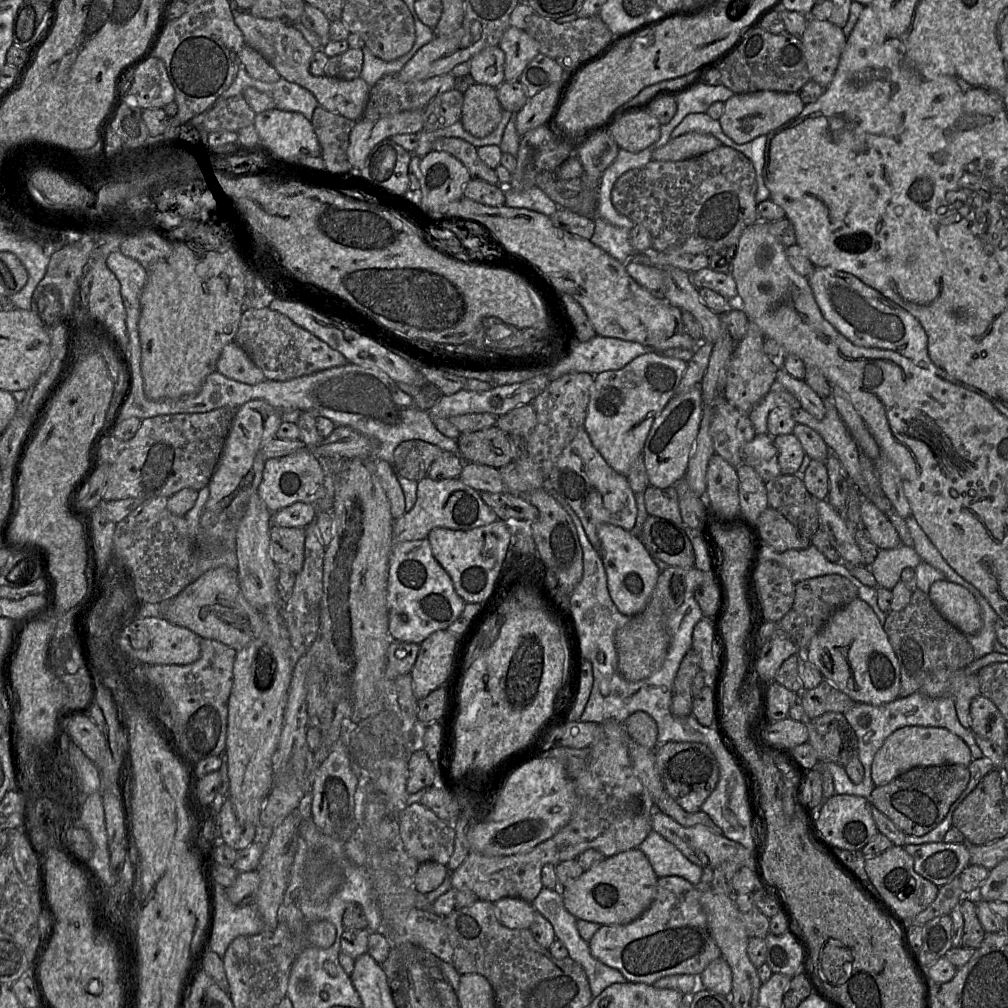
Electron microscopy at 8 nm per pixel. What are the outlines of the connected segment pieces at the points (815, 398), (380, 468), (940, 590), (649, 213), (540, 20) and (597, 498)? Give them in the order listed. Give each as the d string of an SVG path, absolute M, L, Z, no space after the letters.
M779 367L776 371L776 381L813 417L822 419L825 416L823 399L803 380L792 377L783 367Z
M373 459L373 472L379 479L391 506L393 520L405 512L405 497L393 466L387 461Z
M941 579L932 583L928 596L940 614L965 635L974 635L982 628L979 604L965 587Z
M719 146L714 150L703 153L699 156L689 158L682 161L656 161L651 160L646 165L632 169L624 173L614 184L612 188L612 204L615 209L622 215L632 220L636 225L645 227L651 235L651 247L657 252L676 252L688 254L704 254L710 257L724 247L735 246L742 232L750 225L754 224L759 219L757 204L755 201L755 193L757 183L755 170L750 162L740 152L726 147Z
M533 13L528 18L526 31L539 43L540 53L555 60L564 70L562 78L569 78L588 61L596 58L605 50L612 33L600 19L599 14L589 18L577 18L571 22L556 23L555 20Z
M584 428L578 430L559 456L549 476L544 477L544 489L557 493L567 502L599 555L601 543L597 535L598 525L611 524L630 532L635 526L637 505L627 477L609 466Z

